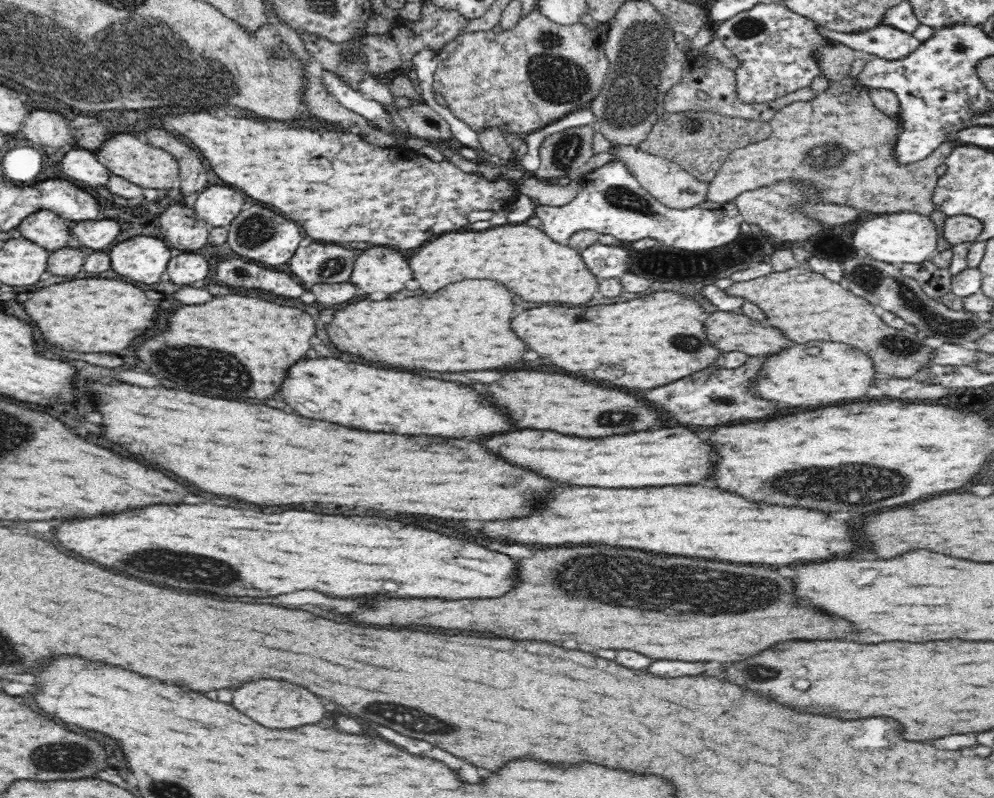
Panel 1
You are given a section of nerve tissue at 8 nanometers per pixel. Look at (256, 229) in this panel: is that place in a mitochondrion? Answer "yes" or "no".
yes

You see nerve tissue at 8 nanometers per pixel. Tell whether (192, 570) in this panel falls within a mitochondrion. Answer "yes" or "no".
yes

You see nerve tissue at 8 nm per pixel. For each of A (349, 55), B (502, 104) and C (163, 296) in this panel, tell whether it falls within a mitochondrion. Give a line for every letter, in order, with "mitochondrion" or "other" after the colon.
A: other
B: other
C: other

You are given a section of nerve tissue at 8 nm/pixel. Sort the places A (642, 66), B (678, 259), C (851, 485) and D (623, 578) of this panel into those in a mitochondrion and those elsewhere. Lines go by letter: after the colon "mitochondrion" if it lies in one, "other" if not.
A: mitochondrion
B: mitochondrion
C: mitochondrion
D: mitochondrion

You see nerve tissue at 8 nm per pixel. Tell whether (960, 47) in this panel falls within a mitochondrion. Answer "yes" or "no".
yes

